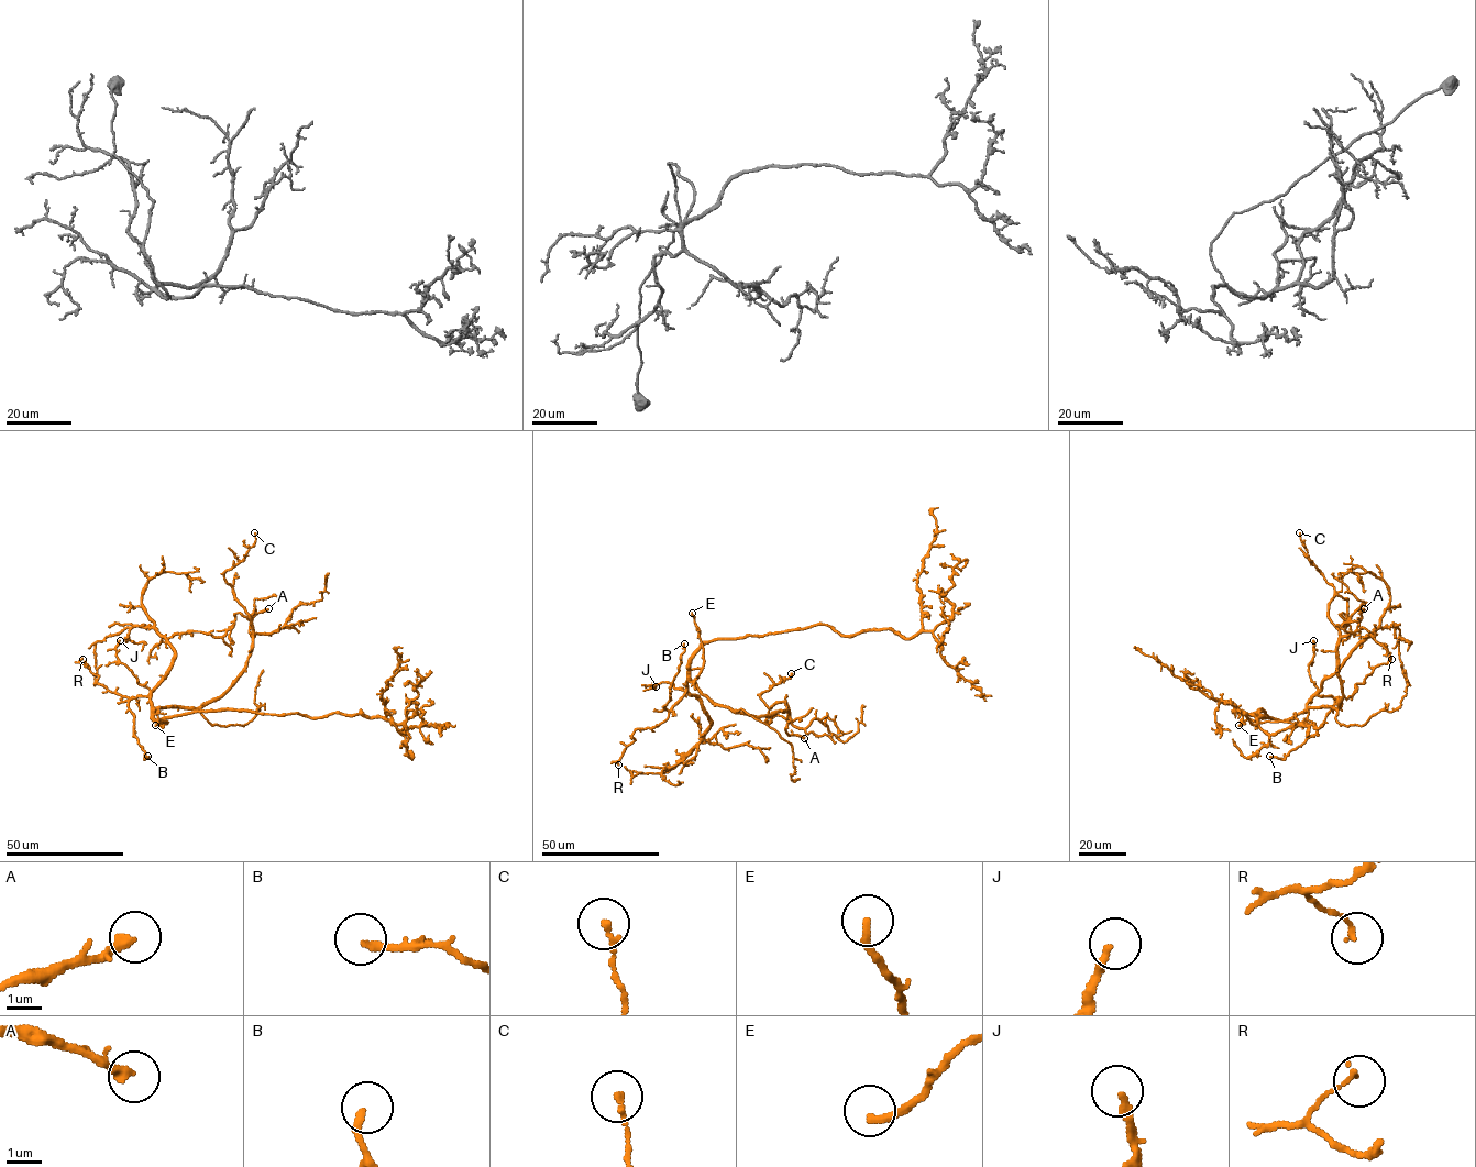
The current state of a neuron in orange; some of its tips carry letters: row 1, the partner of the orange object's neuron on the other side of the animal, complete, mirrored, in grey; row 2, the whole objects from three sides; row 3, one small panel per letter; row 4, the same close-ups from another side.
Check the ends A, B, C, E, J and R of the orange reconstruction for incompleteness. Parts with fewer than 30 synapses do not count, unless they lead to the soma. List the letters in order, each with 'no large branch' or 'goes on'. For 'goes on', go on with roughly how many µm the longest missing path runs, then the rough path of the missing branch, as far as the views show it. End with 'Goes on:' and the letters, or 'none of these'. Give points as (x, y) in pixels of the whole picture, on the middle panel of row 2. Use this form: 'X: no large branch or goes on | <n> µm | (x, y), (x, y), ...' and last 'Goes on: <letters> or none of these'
A: no large branch
B: no large branch
C: no large branch
E: goes on | 45 µm | (692, 613), (690, 602), (723, 582), (731, 562), (727, 554)
J: no large branch
R: no large branch
Goes on: E

